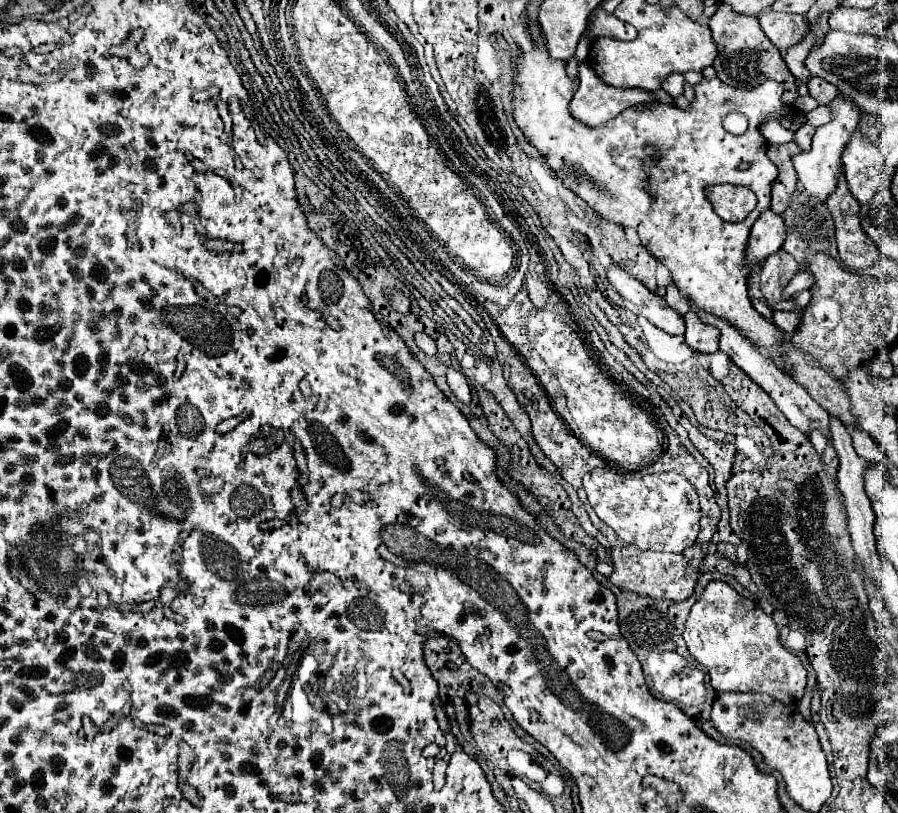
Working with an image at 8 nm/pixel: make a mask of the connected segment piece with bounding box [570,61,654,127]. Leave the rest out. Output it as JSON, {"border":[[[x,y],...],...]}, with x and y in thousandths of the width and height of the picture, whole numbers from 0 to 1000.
{"border":[[[653,75],[644,80],[644,95],[646,107],[635,127],[635,139],[657,156],[677,151],[684,141],[706,127],[719,127],[728,122],[715,109],[686,109],[675,105]]]}

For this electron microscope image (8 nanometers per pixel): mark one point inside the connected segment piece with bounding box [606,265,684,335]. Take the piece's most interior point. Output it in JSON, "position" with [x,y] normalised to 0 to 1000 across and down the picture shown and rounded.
{"position":[727,378]}

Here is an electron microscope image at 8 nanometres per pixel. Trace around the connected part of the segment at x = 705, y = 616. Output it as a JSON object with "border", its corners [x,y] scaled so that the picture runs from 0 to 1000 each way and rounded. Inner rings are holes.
{"border":[[[791,715],[771,744],[759,784],[768,806],[788,823],[797,850],[857,852],[871,865],[889,865],[895,855],[898,830],[893,813],[869,791],[864,766],[840,737],[820,729],[806,715]]]}

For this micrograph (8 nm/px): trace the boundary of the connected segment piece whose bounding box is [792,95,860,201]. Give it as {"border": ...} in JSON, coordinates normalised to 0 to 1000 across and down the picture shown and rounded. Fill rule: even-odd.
{"border":[[[935,117],[924,124],[924,134],[927,134],[929,144],[924,151],[909,159],[909,164],[904,169],[904,183],[900,188],[889,188],[882,193],[891,228],[898,232],[898,237],[902,237],[904,242],[909,242],[913,247],[920,247],[920,242],[931,232],[931,220],[938,213],[938,208],[935,208],[938,183],[942,181],[942,173],[947,173],[947,164],[951,161],[951,156],[958,149],[958,134],[949,124],[942,124]]]}

